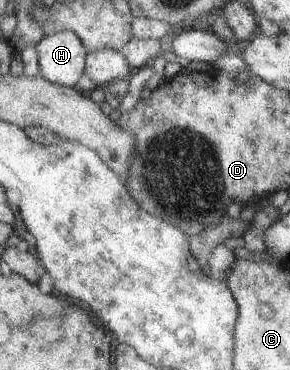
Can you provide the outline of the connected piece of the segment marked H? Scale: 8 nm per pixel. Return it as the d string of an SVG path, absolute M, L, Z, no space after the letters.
M69 30L43 35L35 44L38 72L46 82L72 87L82 73L86 51Z

